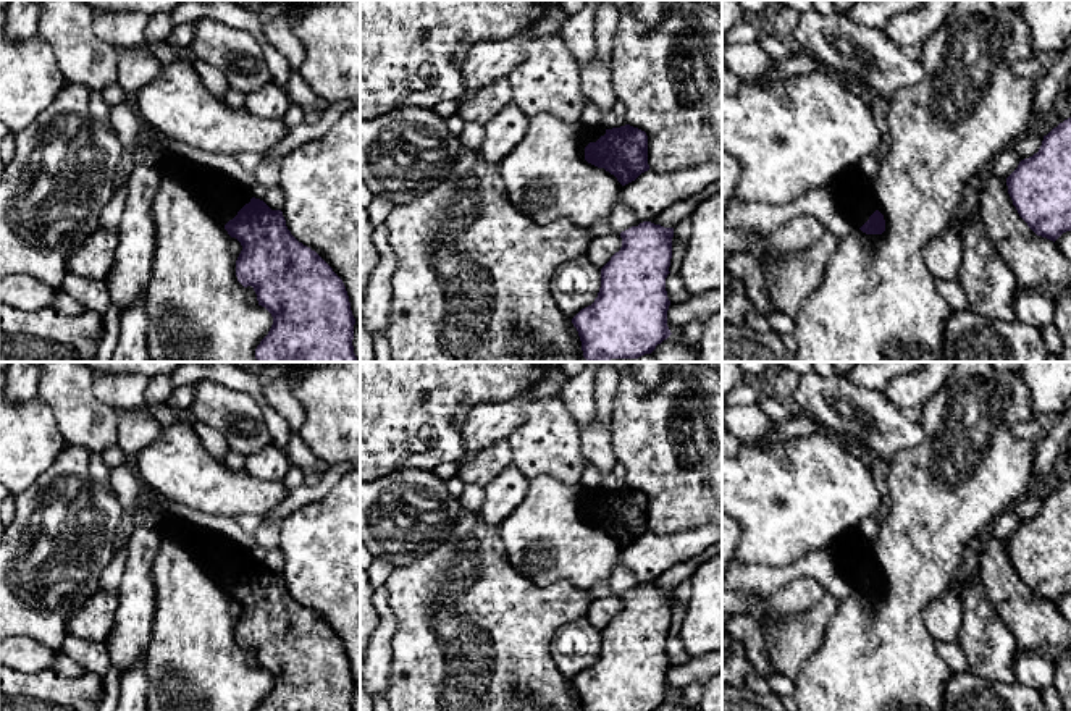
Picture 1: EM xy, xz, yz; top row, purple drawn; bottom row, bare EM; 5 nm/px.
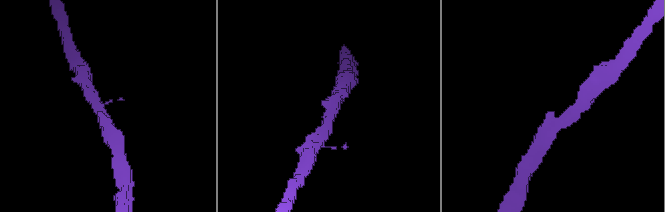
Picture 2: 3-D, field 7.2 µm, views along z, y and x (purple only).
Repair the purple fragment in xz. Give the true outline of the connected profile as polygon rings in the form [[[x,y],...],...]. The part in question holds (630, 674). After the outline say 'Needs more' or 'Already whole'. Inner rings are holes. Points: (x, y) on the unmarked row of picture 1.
[[[643,583],[622,593],[620,600],[620,612],[601,630],[598,659],[572,680],[582,711],[656,711],[672,696],[666,640],[670,635],[674,590]]]. Already whole

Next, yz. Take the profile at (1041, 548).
[[[1071,480],[1044,498],[1039,514],[1019,524],[1006,548],[1037,598],[1055,604],[1071,593]]]. Already whole

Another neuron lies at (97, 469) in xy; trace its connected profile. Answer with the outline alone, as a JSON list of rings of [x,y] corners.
[[[92,454],[89,462],[89,473],[95,482],[103,483],[105,486],[110,486],[110,469],[102,459],[102,454]]]

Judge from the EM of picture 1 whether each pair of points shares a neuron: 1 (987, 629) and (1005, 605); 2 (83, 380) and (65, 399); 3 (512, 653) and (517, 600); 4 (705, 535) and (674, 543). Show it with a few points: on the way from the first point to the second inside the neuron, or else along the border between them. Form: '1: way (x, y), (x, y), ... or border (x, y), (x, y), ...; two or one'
1: border (981, 579), (987, 601), (1012, 634), (1016, 647); two
2: way (78, 385), (70, 395); one
3: way (512, 640), (512, 613); one
4: way (697, 542), (682, 543); one

